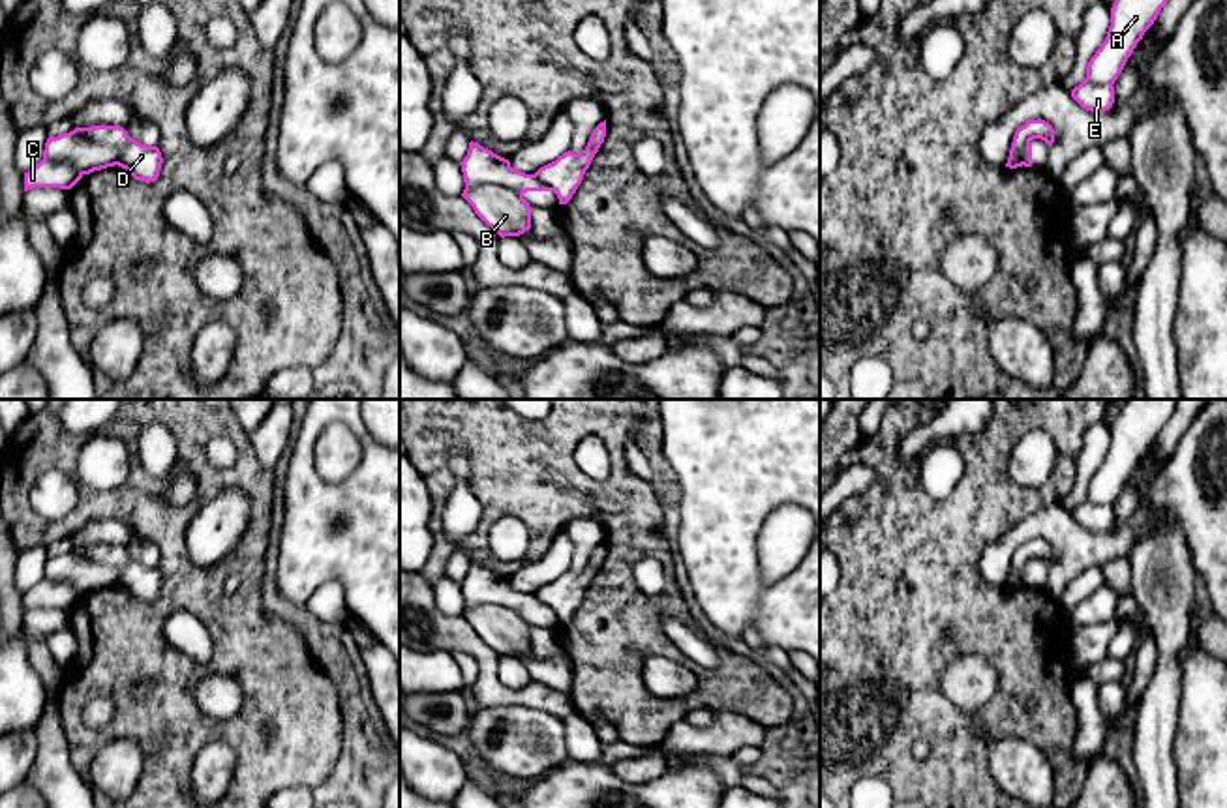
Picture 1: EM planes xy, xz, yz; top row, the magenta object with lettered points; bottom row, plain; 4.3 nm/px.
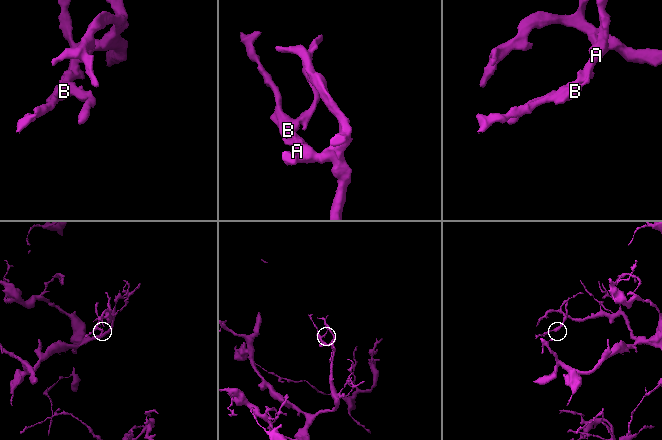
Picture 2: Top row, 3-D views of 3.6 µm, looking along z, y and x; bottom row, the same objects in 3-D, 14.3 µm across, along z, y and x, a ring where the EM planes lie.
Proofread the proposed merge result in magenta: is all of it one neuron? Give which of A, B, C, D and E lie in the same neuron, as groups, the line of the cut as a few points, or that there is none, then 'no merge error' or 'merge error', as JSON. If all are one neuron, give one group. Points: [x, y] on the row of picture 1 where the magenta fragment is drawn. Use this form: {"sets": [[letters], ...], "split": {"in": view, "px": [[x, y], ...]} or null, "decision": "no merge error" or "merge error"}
{"sets": [["A"], ["B", "C", "D", "E"]], "split": {"in": "xy", "px": [[74, 130], [85, 137], [96, 137], [113, 145], [119, 164]]}, "decision": "merge error"}

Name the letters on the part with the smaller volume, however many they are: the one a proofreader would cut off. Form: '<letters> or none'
B, C, D, E

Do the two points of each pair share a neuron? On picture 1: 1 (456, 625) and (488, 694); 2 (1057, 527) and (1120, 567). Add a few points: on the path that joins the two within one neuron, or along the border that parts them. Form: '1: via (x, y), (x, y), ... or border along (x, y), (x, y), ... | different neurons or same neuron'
1: via (469, 642), (488, 660), (488, 677) | same neuron
2: border along (1126, 555), (1117, 555), (1100, 567) | different neurons

